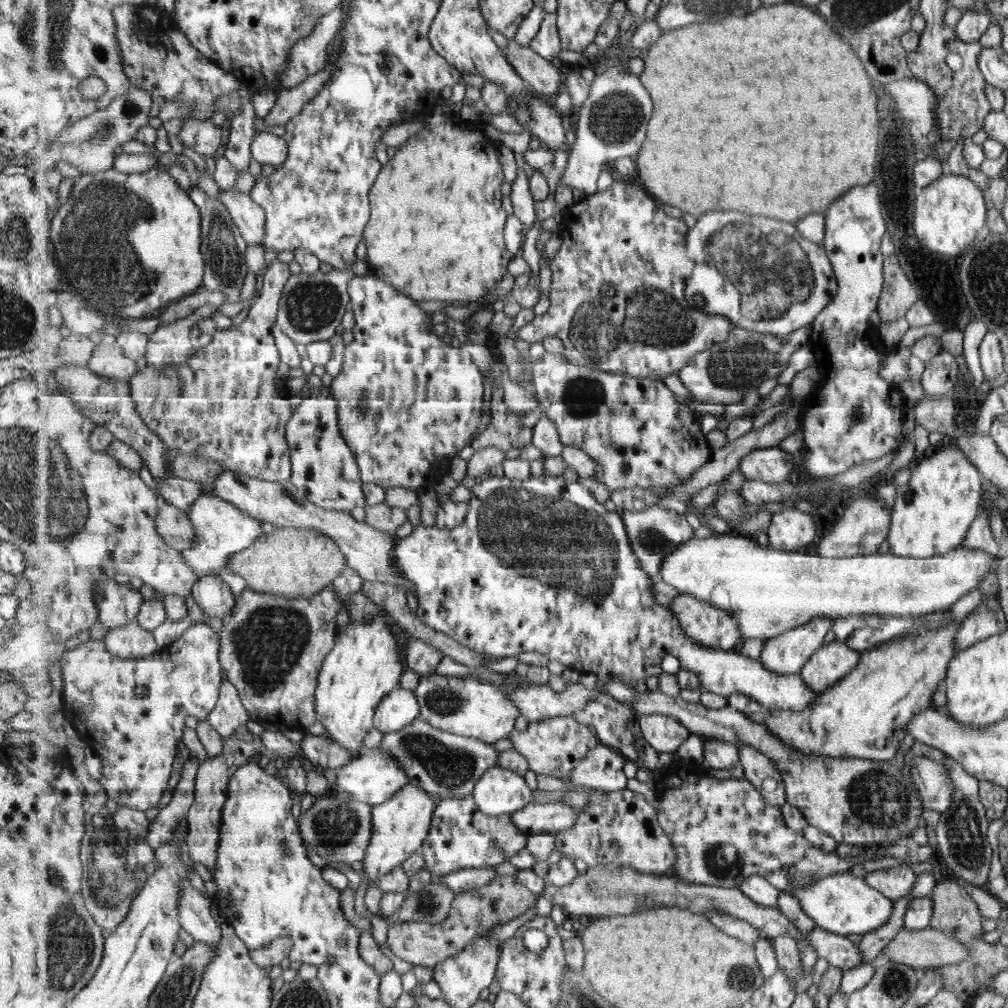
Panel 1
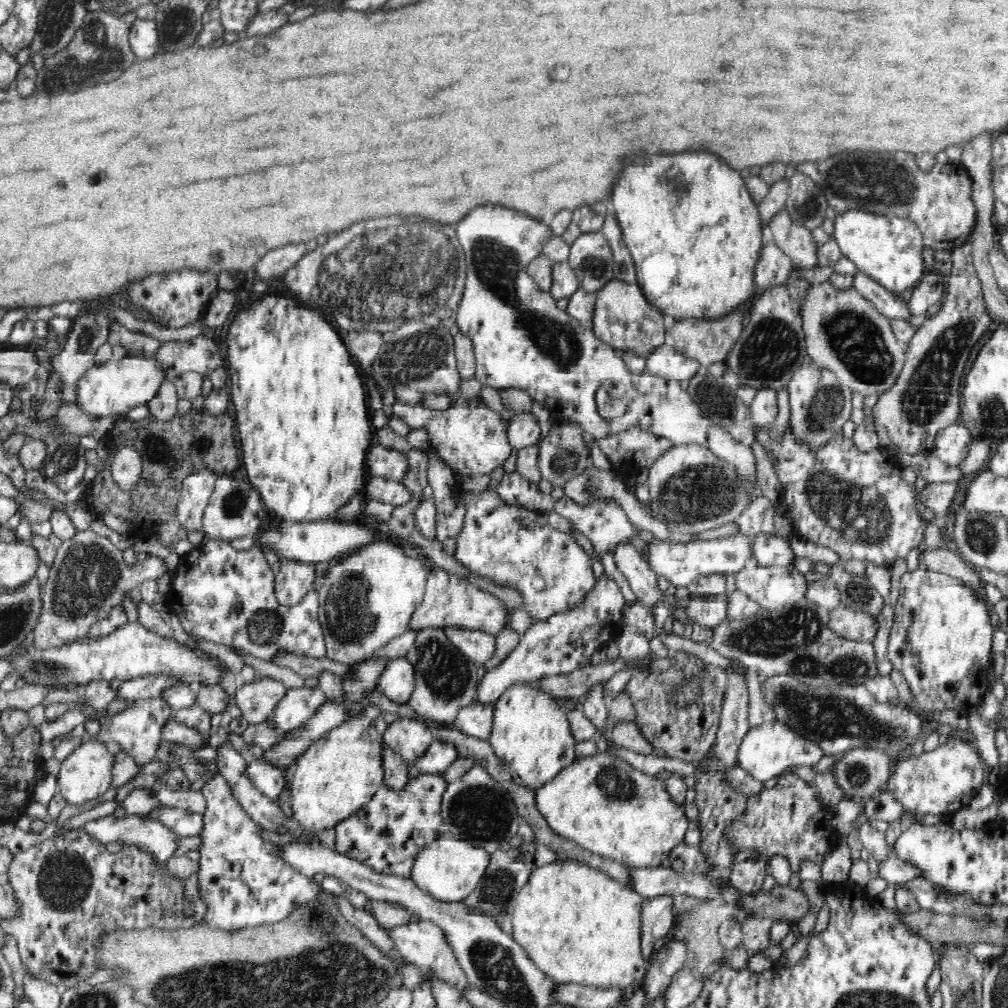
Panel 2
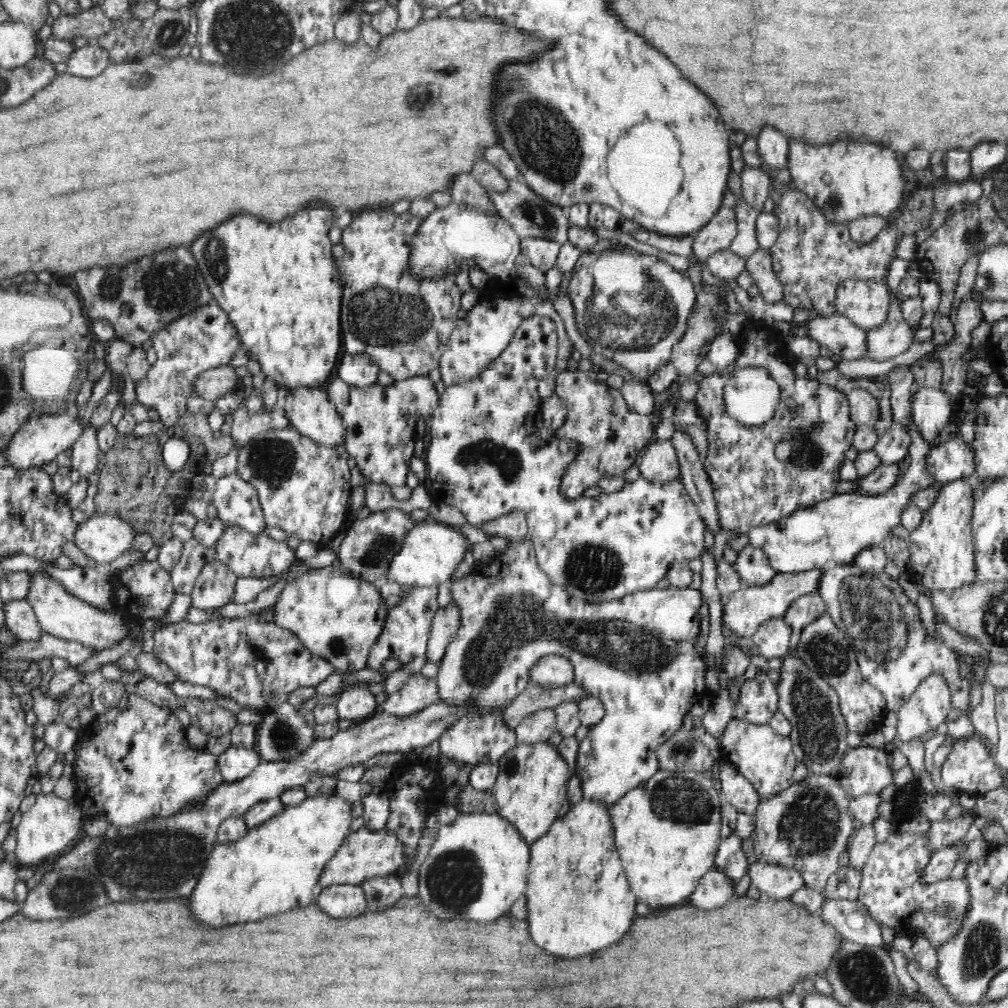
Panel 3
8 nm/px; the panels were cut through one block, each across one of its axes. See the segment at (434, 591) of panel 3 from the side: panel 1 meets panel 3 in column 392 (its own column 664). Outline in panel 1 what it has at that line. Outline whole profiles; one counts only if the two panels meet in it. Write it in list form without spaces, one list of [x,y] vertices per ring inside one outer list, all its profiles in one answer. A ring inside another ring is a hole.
[[[504,474],[502,477],[490,476],[486,480],[477,481],[471,491],[473,495],[469,502],[469,512],[461,524],[453,528],[437,528],[435,525],[428,527],[419,523],[407,537],[394,537],[393,556],[396,556],[396,567],[406,579],[416,584],[419,601],[416,613],[420,617],[423,627],[429,626],[429,628],[445,632],[457,642],[486,657],[494,659],[515,656],[519,652],[540,652],[551,660],[557,660],[569,668],[576,669],[579,673],[591,673],[598,679],[603,676],[615,676],[629,682],[627,686],[634,685],[637,680],[645,680],[649,676],[658,677],[663,672],[661,670],[663,658],[675,656],[679,659],[680,669],[692,670],[700,676],[703,690],[713,691],[726,697],[740,692],[758,700],[767,710],[799,712],[809,708],[810,702],[818,700],[819,692],[810,688],[801,674],[776,673],[768,669],[761,659],[743,656],[739,653],[738,648],[733,651],[726,651],[725,649],[706,647],[694,641],[688,632],[685,632],[681,621],[671,608],[663,606],[656,599],[654,580],[642,567],[636,552],[631,548],[623,516],[619,516],[615,510],[609,511],[604,508],[603,504],[597,502],[585,486],[581,486],[577,482],[569,483],[569,480],[563,480],[562,477],[547,475],[545,477],[531,476],[525,480],[513,480]]]

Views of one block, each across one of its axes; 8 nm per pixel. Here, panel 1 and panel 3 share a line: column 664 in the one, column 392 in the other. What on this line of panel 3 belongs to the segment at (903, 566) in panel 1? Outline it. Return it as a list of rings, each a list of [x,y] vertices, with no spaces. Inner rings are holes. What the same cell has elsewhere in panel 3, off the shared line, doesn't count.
[[[427,519],[413,526],[403,541],[402,547],[390,562],[388,579],[399,585],[428,585],[438,587],[442,582],[451,580],[454,571],[468,554],[471,545],[459,529],[445,523]]]

